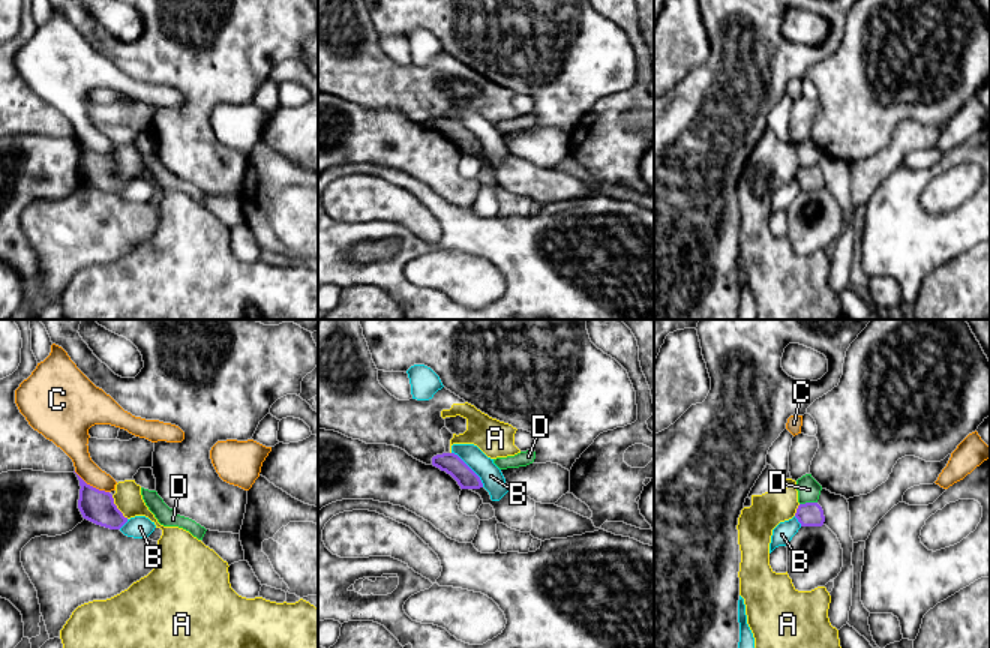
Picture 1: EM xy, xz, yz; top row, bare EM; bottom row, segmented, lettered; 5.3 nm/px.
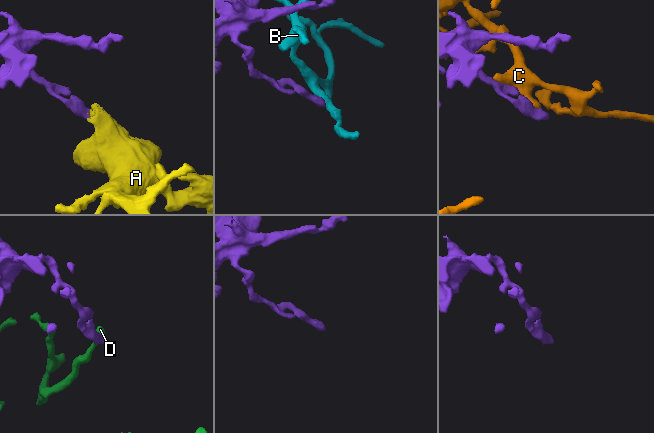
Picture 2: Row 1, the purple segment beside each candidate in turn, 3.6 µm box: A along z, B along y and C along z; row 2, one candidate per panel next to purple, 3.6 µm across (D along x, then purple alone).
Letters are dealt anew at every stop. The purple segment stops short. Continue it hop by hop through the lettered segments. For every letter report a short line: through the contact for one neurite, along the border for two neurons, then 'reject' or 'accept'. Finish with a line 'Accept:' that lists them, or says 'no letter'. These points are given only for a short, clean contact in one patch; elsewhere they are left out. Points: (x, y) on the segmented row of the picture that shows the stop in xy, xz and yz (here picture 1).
A: line xy (111, 495), (116, 507), (128, 518); reject
B: line xz (452, 452), (479, 477), (483, 486); reject
C: reject
D: line yz (816, 501), (800, 504); reject
Accept: no letter

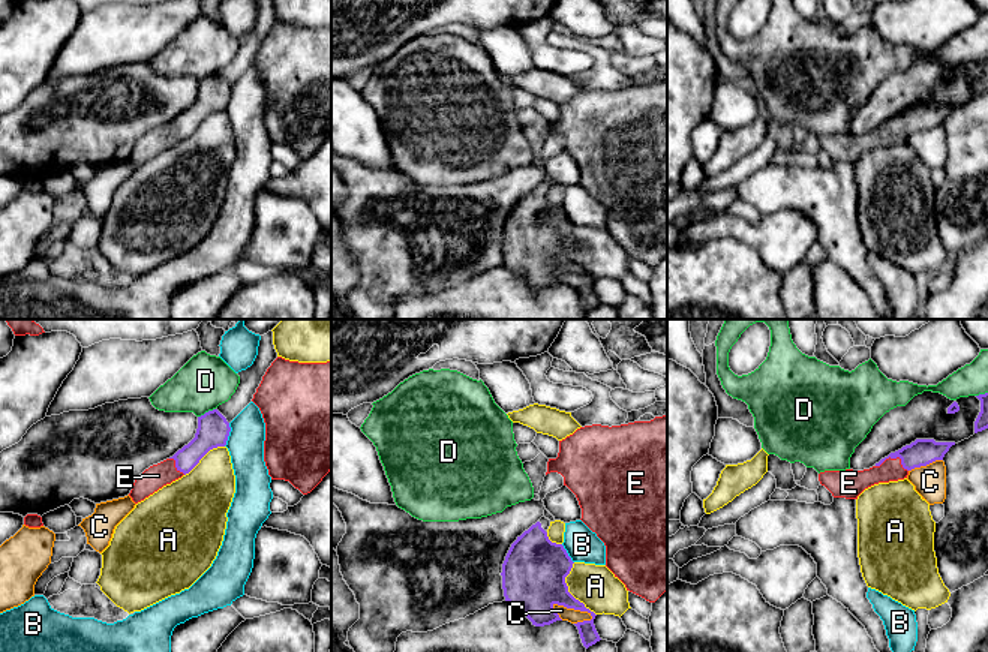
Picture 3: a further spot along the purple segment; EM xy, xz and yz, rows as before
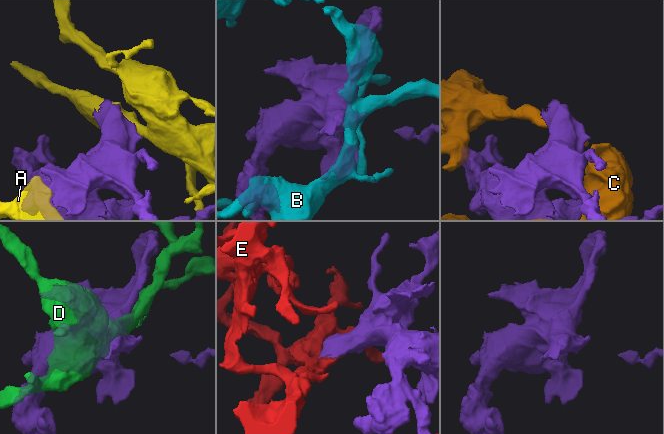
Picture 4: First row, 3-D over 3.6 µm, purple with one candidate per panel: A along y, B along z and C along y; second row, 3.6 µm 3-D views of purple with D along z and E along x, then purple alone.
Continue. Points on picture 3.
A: reject
B: reject
C: reject
D: reject
E: line yz (922, 451), (909, 457), (894, 457), (877, 474), (855, 481); accept
Accept: E

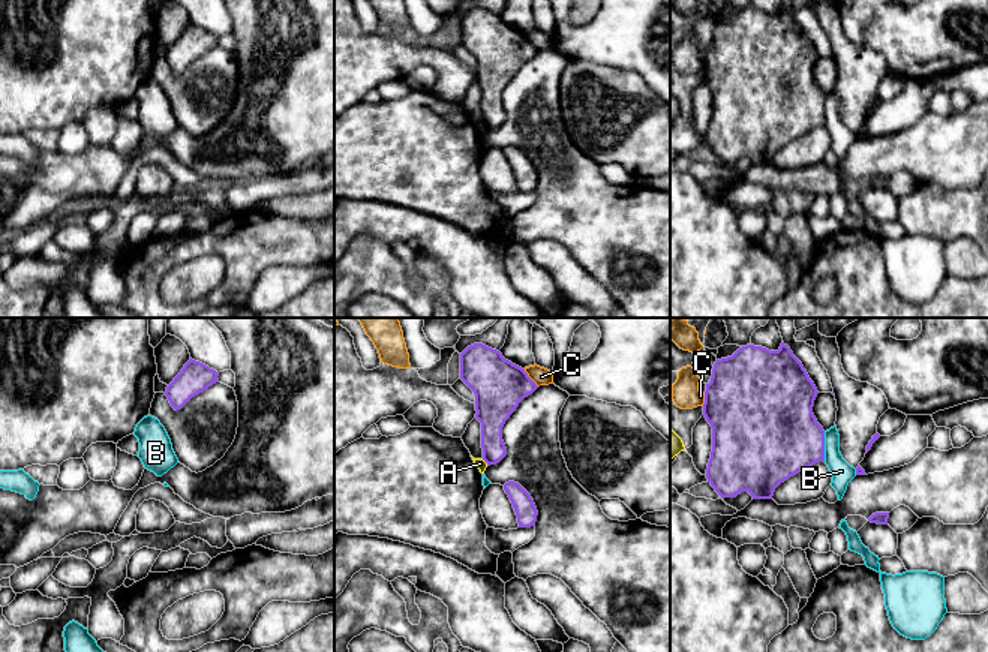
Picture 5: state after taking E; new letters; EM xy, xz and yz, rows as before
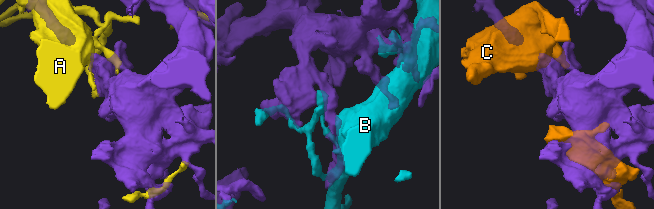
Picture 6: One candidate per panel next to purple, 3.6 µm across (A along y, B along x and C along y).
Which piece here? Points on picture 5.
A: reject
B: reject
C: reject
Accept: no letter

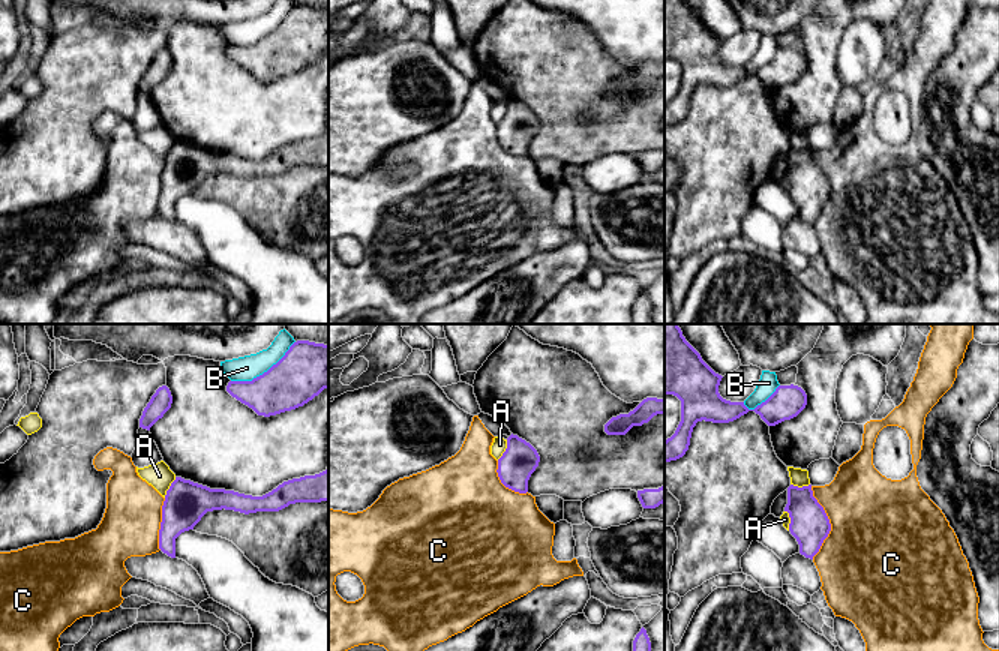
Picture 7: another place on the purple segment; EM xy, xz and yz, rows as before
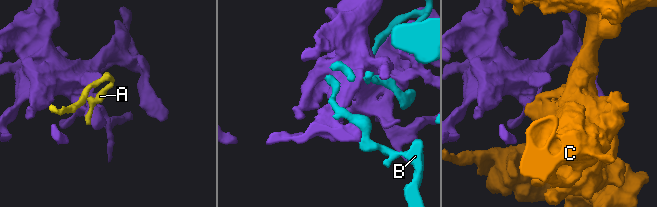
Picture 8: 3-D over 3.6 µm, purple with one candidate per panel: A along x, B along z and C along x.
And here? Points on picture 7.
A: line xy (176, 477), (164, 497); reject
B: reject
C: reject
Accept: no letter

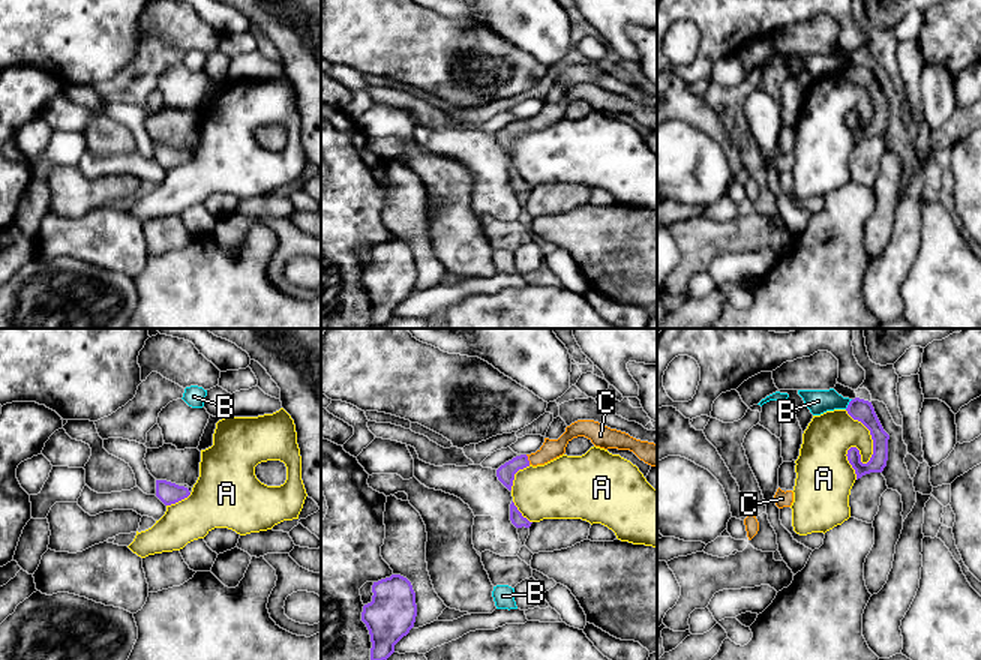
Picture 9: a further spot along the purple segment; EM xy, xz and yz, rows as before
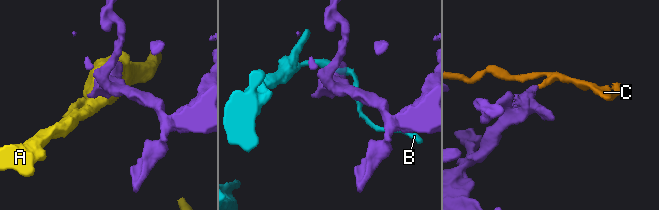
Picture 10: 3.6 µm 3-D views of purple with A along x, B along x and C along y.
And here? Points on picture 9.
A: reject
B: reject
C: line xz (506, 473), (518, 462), (527, 459), (540, 458), (551, 449); accept
Accept: C

